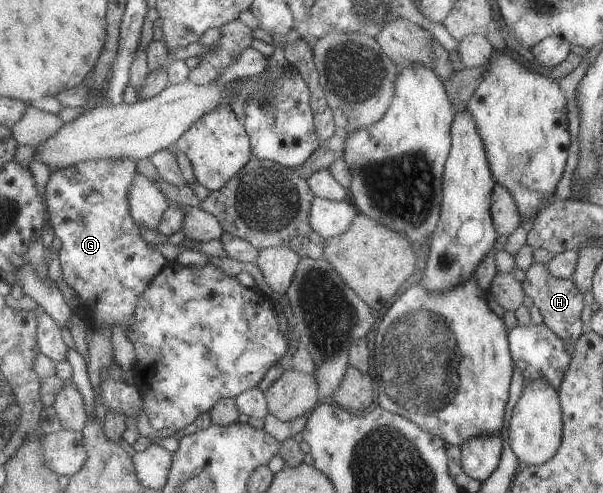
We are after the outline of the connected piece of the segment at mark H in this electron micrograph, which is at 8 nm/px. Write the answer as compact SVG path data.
M532 260L531 264L525 271L524 280L521 286L525 295L528 295L533 301L533 305L538 308L542 316L543 324L557 335L563 342L571 341L574 343L577 337L583 333L581 330L580 311L582 311L582 294L572 283L572 280L554 278L549 275L549 271L544 264Z

